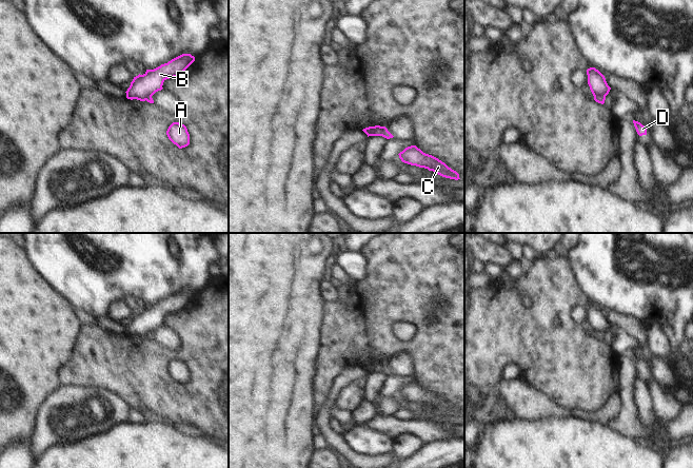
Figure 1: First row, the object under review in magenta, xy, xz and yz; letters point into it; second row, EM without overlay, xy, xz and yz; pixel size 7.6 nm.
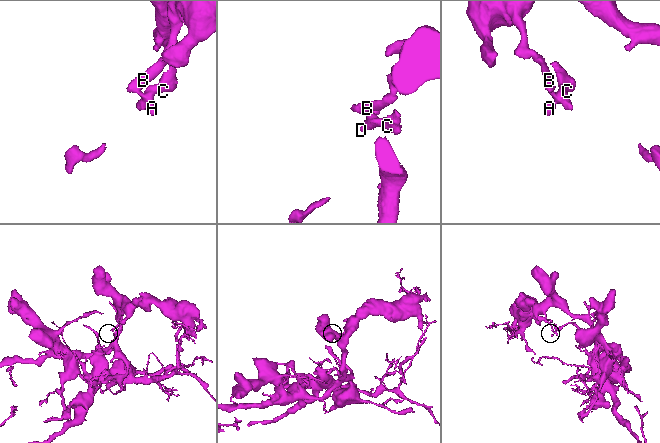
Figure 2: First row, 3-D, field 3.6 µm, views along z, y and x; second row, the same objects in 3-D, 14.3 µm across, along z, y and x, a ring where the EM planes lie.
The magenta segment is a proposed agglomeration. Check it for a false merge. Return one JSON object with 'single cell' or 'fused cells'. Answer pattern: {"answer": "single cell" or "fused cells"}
{"answer": "fused cells"}

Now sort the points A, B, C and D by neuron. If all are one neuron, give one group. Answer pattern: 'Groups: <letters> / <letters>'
Groups: A C D / B.

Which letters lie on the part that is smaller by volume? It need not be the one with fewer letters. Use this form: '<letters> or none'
A, C, D.

